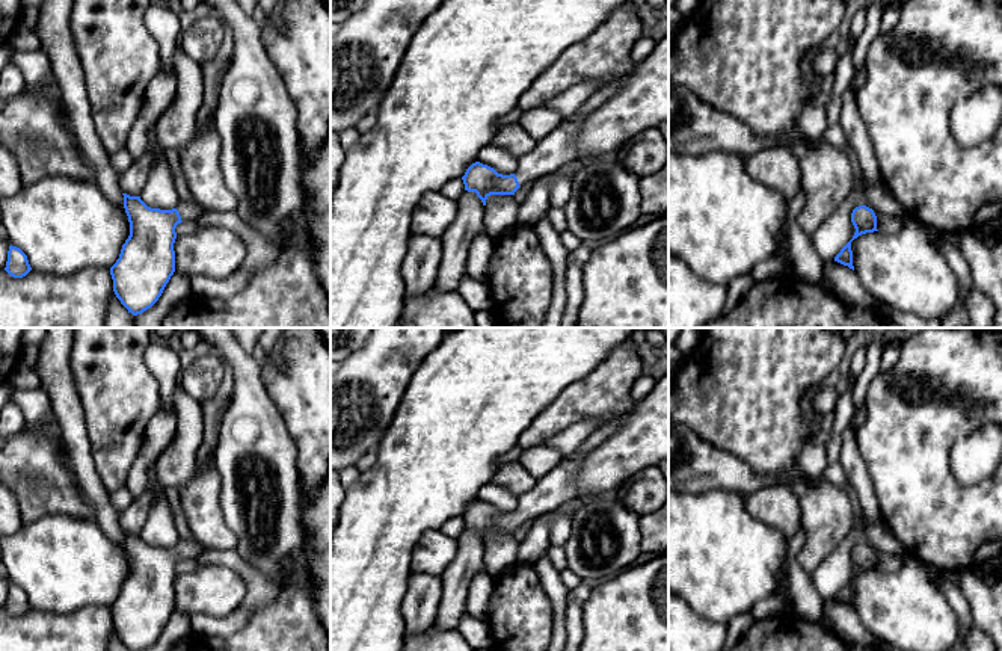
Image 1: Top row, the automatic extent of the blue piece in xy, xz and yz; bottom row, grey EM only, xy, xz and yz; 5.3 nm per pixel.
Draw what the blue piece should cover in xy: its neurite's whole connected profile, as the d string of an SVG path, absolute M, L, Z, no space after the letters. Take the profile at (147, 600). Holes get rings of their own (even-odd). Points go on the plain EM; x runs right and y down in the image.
M124 533L130 574L110 606L113 630L128 651L143 651L161 634L175 610L175 566L183 559L196 560L207 547L181 539L177 547L148 545L140 535Z

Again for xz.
M584 455L564 458L554 470L537 477L536 486L525 492L515 512L503 514L480 500L472 501L462 515L465 529L475 530L486 544L490 533L515 533L525 521L549 514L576 498L576 476Z

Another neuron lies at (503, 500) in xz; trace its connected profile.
M492 482L486 483L480 489L478 500L493 506L498 512L503 514L515 512L519 501L513 492Z

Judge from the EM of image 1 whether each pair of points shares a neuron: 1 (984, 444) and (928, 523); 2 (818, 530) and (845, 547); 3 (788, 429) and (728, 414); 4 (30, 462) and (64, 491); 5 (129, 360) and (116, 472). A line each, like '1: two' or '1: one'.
1: two
2: two
3: one
4: one
5: one

